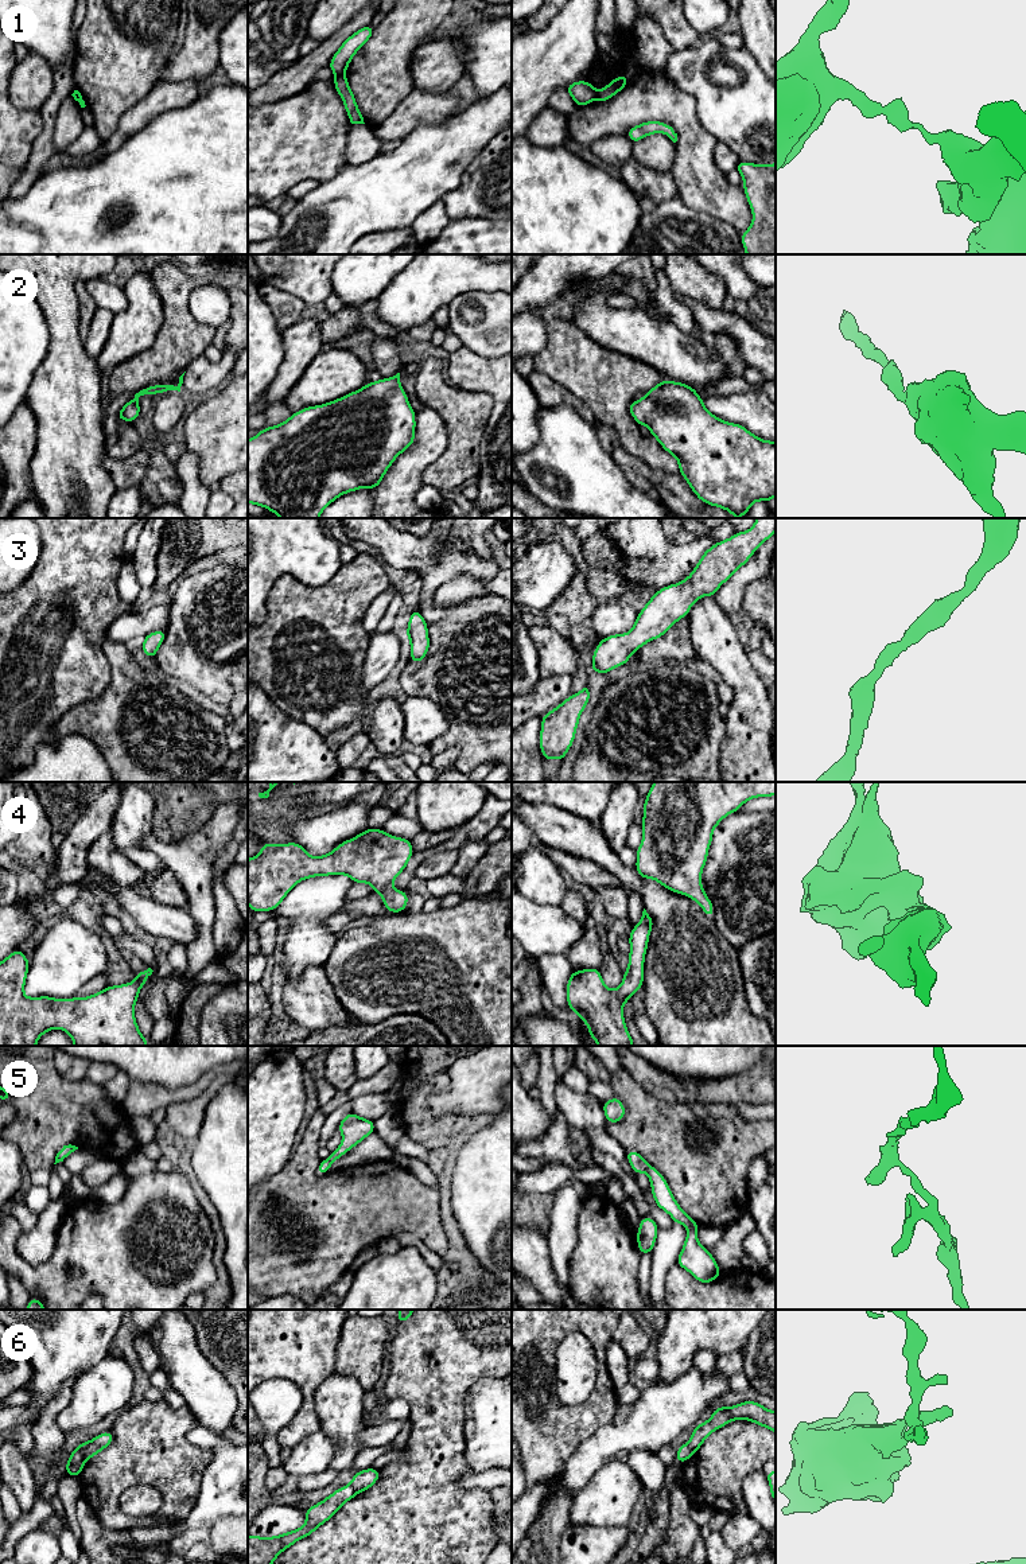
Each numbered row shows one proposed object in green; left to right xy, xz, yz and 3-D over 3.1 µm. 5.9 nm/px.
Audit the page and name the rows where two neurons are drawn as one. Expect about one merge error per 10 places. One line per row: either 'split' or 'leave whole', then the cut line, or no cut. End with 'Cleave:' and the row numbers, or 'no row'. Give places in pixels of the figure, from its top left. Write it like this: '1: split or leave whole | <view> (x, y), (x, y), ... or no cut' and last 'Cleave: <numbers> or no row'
1: split | xz (335, 74), (344, 76)
2: leave whole | no cut
3: leave whole | no cut
4: leave whole | no cut
5: leave whole | no cut
6: split | xy (89, 1442), (85, 1450), (85, 1459)
Cleave: 1, 6

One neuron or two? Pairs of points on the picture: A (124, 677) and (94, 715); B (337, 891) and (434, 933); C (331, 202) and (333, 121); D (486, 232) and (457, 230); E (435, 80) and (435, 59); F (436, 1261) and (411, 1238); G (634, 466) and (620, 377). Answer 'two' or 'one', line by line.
A: one
B: two
C: two
D: one
E: one
F: one
G: two

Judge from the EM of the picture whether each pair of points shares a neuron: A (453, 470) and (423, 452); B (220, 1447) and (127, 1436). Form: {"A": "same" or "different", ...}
{"A": "different", "B": "different"}

